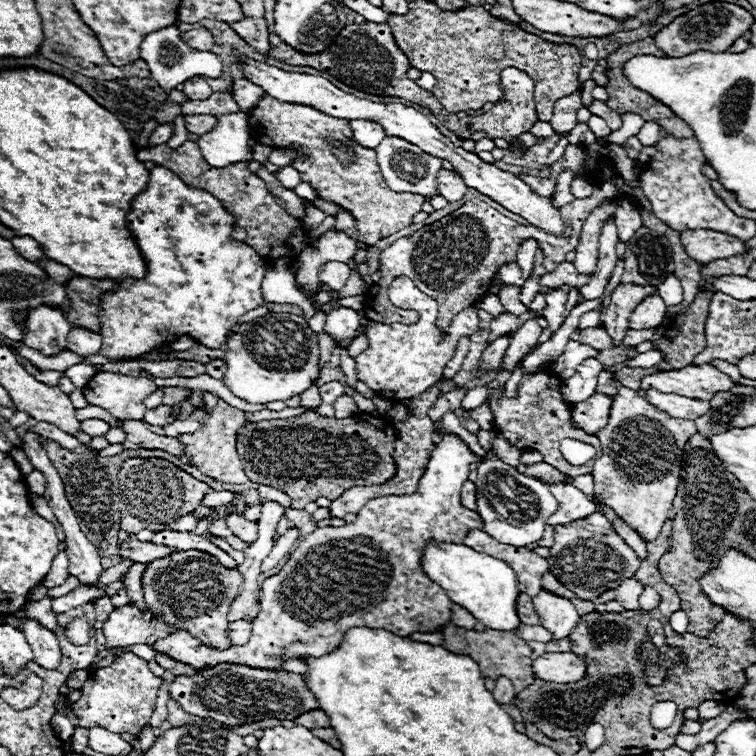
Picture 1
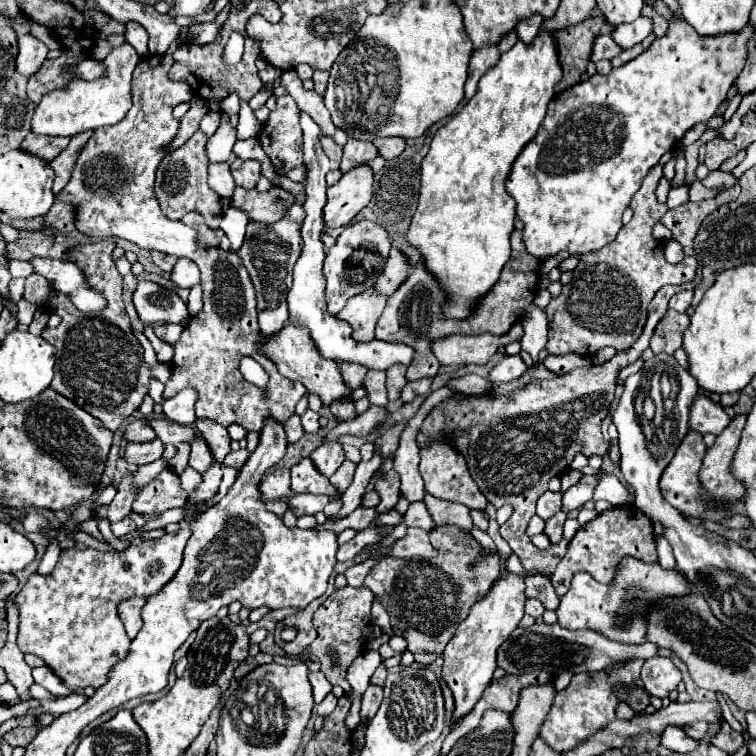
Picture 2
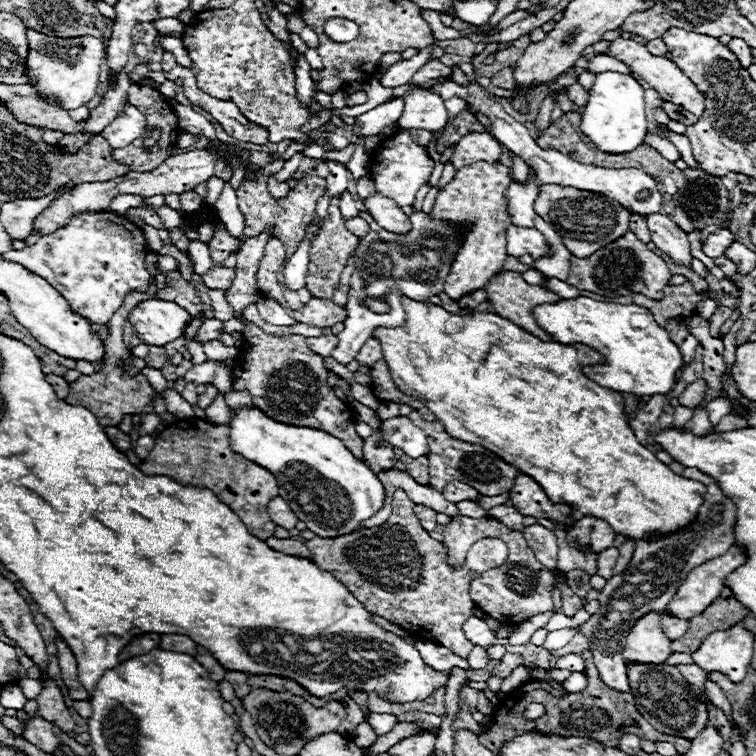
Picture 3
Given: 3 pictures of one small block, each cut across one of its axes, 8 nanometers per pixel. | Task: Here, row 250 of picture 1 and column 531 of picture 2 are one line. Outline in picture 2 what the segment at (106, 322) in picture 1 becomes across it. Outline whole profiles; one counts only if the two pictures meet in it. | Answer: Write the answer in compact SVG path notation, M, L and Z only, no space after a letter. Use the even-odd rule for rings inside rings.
M670 8L672 20L668 20L668 32L662 38L656 38L650 48L646 52L642 52L640 56L636 56L634 60L626 62L620 68L614 68L610 74L594 74L590 76L586 82L578 82L574 86L570 86L568 90L564 90L562 94L558 94L546 112L546 118L538 130L538 134L534 136L534 142L530 142L530 146L526 146L526 150L522 150L522 154L516 158L510 178L506 180L506 190L508 194L516 200L516 216L524 222L524 246L526 252L532 254L538 260L544 260L548 256L554 256L558 252L568 252L568 254L586 254L586 252L596 252L602 250L604 246L608 246L610 242L616 240L620 228L622 228L622 214L628 208L632 196L640 190L642 180L646 178L648 170L660 162L660 158L672 150L676 144L680 144L682 136L700 122L708 122L718 106L726 100L726 94L730 90L730 86L734 84L734 78L738 76L738 70L742 70L742 58L746 58L746 40L750 38L750 34L754 32L752 26L746 26L742 30L742 34L728 34L728 36L718 36L718 38L702 38L698 34L694 34L694 28L688 26L682 16Z

